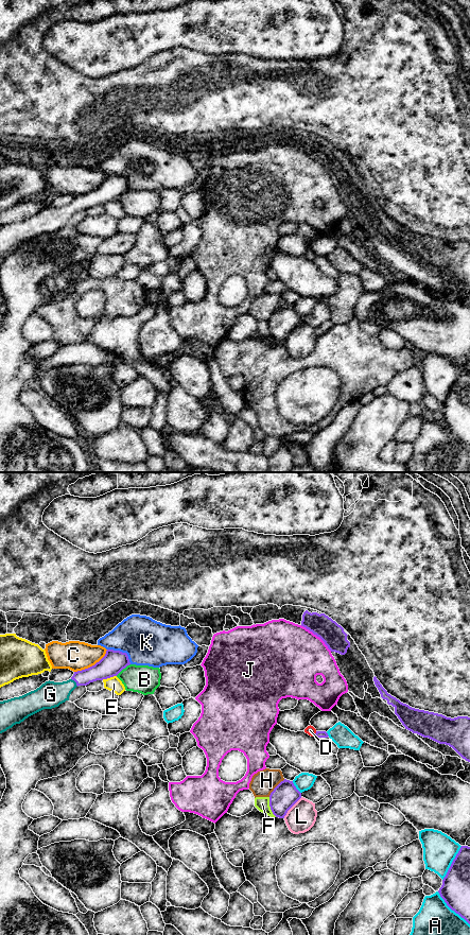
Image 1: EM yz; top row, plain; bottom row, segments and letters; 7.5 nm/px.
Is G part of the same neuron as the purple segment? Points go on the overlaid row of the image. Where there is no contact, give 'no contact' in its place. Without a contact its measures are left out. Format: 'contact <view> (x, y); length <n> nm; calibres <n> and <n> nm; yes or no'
contact yz (75, 681); length 80 nm; calibres 150 and 200 nm; yes

